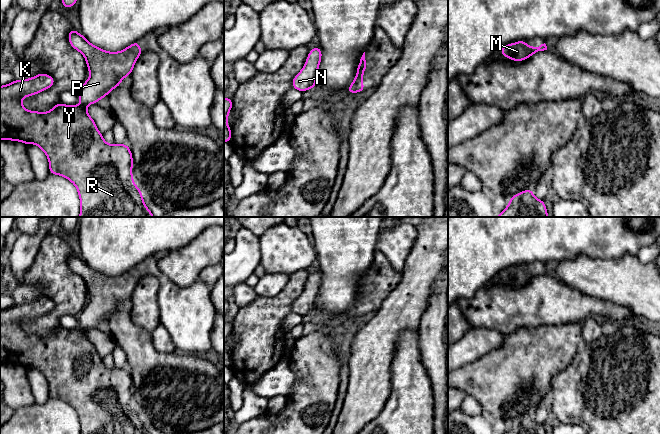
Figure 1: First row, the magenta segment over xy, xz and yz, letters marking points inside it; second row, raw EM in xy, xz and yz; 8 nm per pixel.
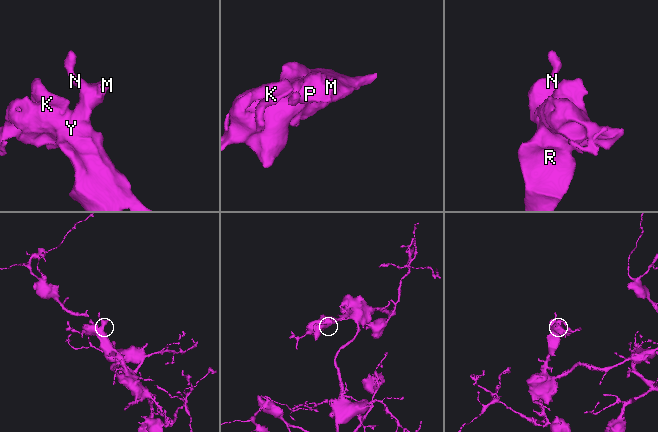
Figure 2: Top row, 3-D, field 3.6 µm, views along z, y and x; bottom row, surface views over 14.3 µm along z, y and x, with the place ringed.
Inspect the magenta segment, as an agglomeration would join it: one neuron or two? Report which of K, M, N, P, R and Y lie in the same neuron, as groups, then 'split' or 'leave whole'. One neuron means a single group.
K M N P R Y | leave whole

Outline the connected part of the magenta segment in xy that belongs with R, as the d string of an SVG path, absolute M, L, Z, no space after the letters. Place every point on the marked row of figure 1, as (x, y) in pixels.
M72 28L68 41L85 57L90 71L89 79L78 93L81 104L67 106L59 102L45 113L26 110L21 103L23 97L36 95L55 84L55 79L46 73L0 86L0 140L39 146L48 157L49 173L63 176L76 186L81 203L79 217L155 217L146 207L140 188L134 184L133 157L129 146L108 145L86 111L88 104L96 104L107 97L111 90L121 85L124 77L131 76L138 57L143 53L139 40L122 51L107 52L95 47Z

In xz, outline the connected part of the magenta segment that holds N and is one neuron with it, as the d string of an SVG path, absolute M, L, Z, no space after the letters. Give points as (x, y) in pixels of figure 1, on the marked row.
M319 46L309 51L304 67L292 80L292 88L305 92L316 87L317 71L321 57L322 50Z

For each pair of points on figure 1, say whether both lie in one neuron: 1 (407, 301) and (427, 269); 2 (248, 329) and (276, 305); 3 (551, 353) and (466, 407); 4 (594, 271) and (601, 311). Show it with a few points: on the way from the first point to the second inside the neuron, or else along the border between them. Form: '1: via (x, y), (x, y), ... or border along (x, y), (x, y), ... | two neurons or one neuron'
1: via (412, 293), (419, 277) | one neuron
2: via (255, 326), (269, 312) | one neuron
3: border along (466, 394), (473, 397), (483, 409) | two neurons
4: border along (577, 290), (622, 305) | two neurons

